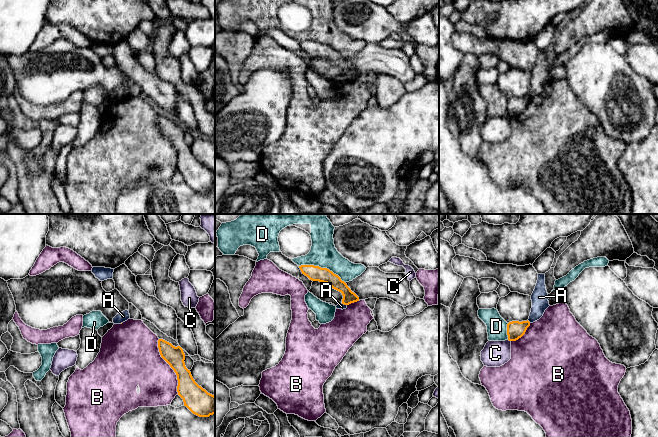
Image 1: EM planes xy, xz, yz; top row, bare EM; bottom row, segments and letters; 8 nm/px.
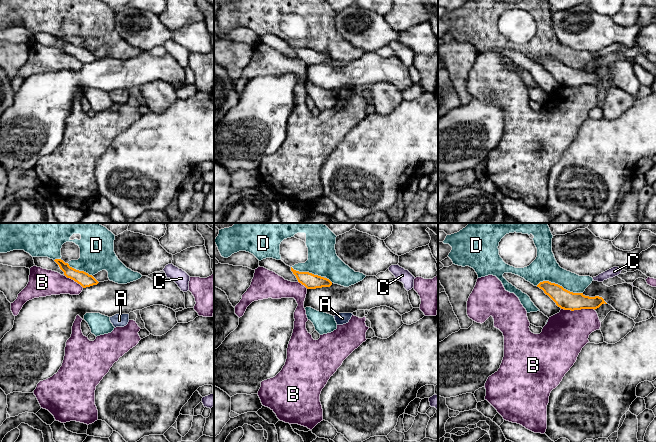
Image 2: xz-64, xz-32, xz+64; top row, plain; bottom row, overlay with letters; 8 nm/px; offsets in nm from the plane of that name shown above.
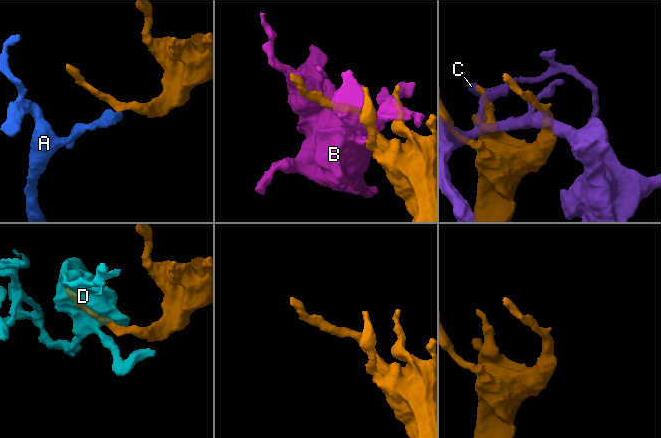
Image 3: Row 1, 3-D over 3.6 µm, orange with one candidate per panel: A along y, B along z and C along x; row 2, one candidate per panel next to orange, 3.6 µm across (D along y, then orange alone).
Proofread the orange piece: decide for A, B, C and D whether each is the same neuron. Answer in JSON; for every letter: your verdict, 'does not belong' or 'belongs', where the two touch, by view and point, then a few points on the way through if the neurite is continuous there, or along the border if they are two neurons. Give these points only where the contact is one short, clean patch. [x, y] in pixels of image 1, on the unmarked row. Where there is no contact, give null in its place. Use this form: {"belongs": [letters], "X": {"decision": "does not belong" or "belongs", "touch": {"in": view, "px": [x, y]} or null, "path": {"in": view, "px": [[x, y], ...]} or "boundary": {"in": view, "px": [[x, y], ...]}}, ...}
{"belongs": [], "A": {"decision": "does not belong", "touch": {"in": "yz", "px": [528, 97]}, "boundary": {"in": "yz", "px": [[527, 96], [530, 98]]}}, "B": {"decision": "does not belong", "touch": {"in": "xy", "px": [170, 142]}}, "C": {"decision": "does not belong", "touch": {"in": "yz", "px": [509, 116]}}, "D": {"decision": "does not belong", "touch": {"in": "xz", "px": [322, 44]}}}

